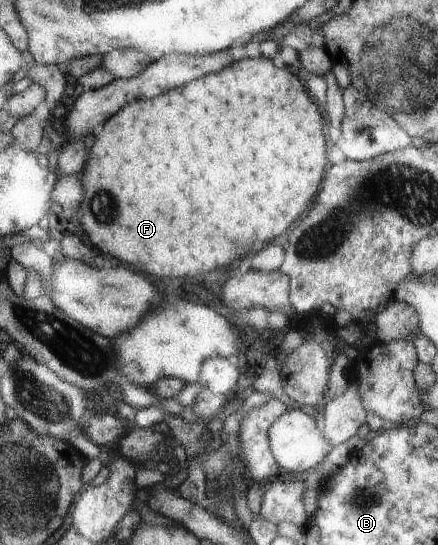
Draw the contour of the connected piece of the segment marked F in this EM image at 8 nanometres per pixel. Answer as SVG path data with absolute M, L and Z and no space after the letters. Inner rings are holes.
M244 58L228 68L224 68L218 74L212 74L208 78L198 78L196 82L190 82L188 86L180 86L176 90L170 90L158 98L152 100L134 100L120 114L110 118L102 130L102 134L96 138L96 144L90 150L90 158L86 162L82 184L84 184L84 198L80 204L82 212L82 228L88 234L88 240L94 248L100 252L120 258L124 264L130 264L142 272L156 274L156 276L200 276L216 266L228 266L236 258L244 258L252 244L262 242L268 244L276 236L284 234L310 206L314 196L320 192L324 174L326 174L326 124L320 108L312 102L306 86L300 82L300 78L286 70L274 66L268 58Z

